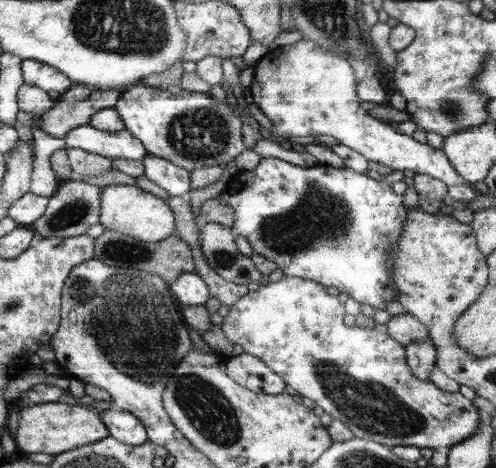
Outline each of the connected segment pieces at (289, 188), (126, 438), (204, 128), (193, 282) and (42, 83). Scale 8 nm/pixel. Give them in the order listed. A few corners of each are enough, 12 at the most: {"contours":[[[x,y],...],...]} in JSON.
{"contours":[[[262,158],[218,198],[286,276],[397,300],[408,218],[352,169]],[[114,406],[102,412],[110,436],[125,444],[146,442],[134,414]],[[139,82],[114,108],[144,176],[188,195],[193,171],[246,149],[226,101]],[[183,272],[170,288],[183,307],[203,305],[208,285],[195,272]],[[24,59],[25,83],[61,94],[74,85],[65,73],[39,60]]]}

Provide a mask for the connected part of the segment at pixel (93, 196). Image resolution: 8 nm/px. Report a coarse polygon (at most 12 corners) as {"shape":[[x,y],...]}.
{"shape":[[61,182],[28,228],[37,238],[84,235],[101,222],[97,185]]}

